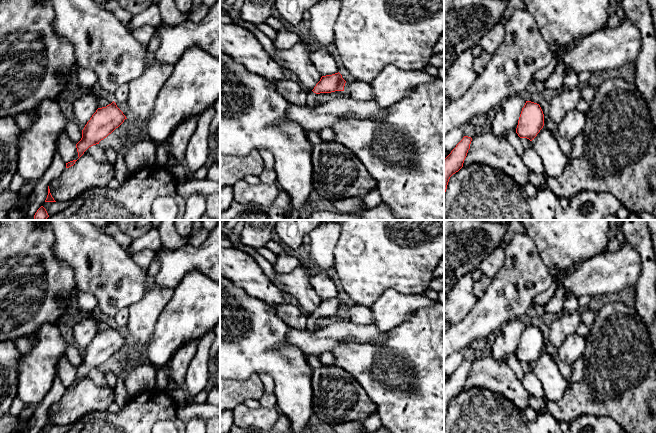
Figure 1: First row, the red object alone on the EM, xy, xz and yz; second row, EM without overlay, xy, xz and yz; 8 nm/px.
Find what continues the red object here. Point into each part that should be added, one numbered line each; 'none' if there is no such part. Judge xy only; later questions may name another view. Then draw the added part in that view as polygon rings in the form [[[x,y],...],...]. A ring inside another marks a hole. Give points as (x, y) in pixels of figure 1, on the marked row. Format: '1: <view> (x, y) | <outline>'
none

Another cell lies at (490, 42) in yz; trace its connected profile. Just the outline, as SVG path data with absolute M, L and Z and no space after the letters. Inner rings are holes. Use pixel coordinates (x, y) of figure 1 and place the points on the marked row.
M503 23L496 24L491 30L489 30L479 42L479 45L483 51L494 54L500 44L503 42L505 36L505 28Z

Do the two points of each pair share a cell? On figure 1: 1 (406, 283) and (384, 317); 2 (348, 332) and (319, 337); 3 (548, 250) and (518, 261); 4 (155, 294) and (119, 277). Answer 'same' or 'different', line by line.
1: different
2: same
3: different
4: different

